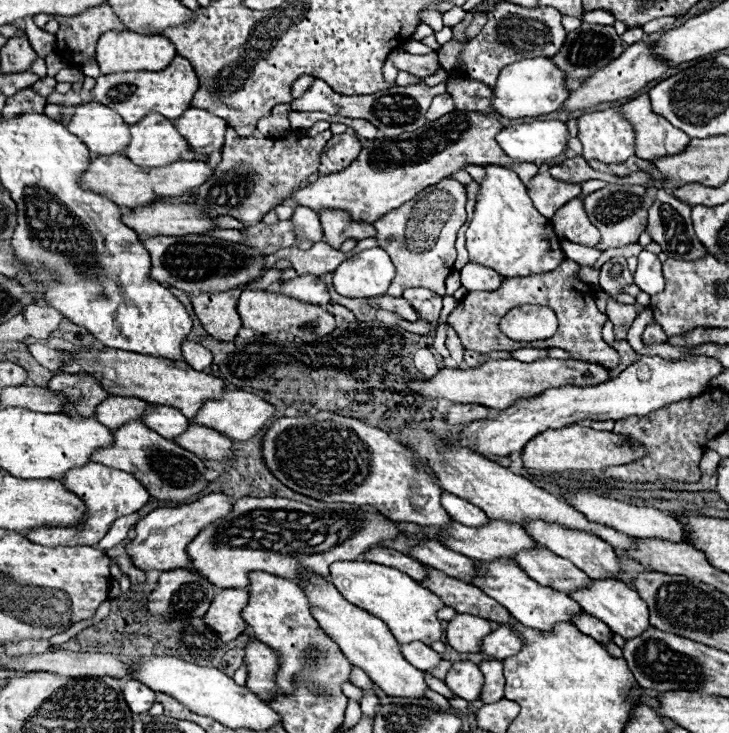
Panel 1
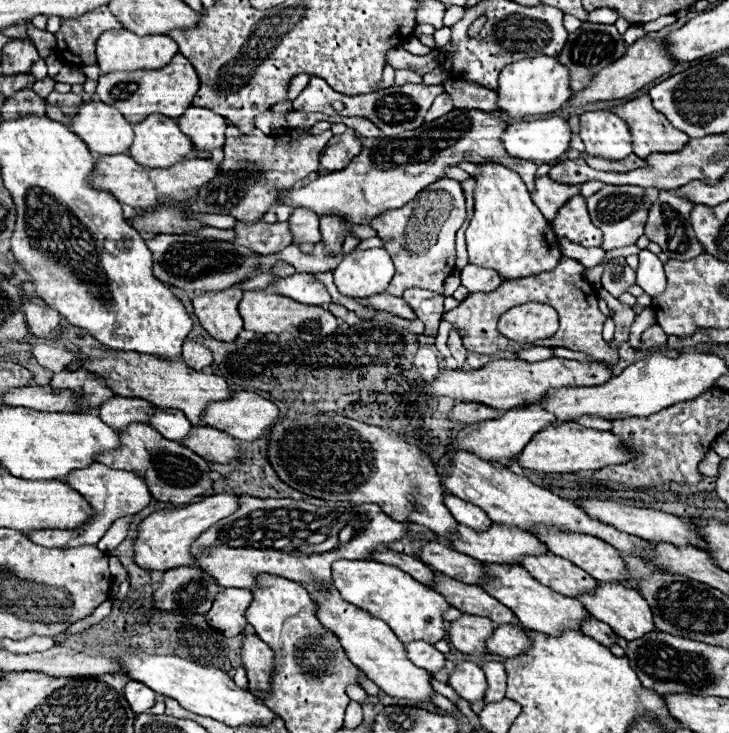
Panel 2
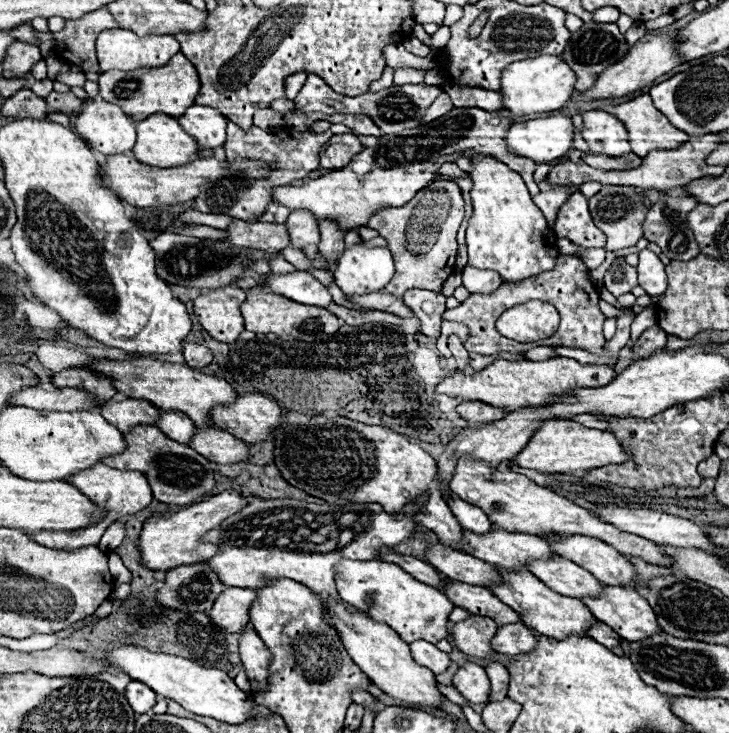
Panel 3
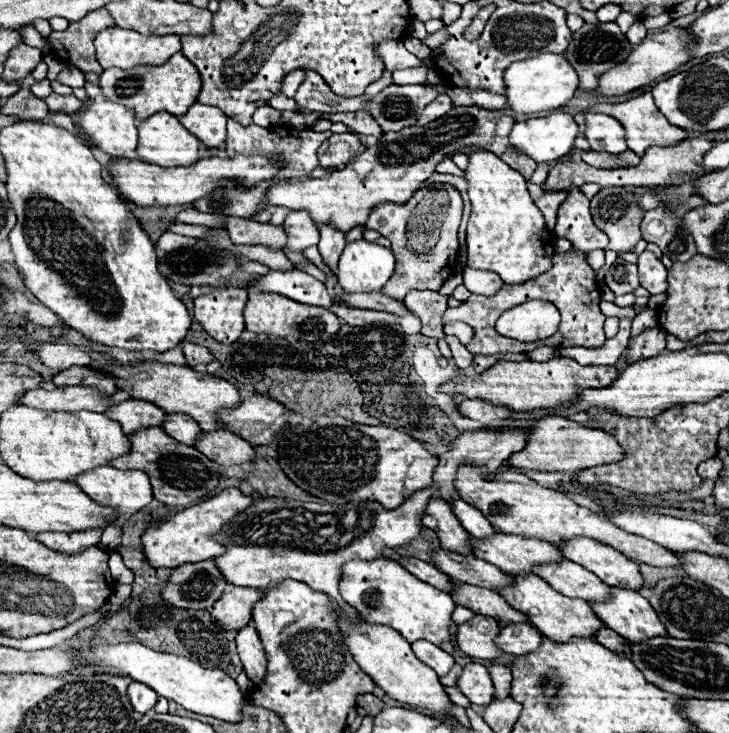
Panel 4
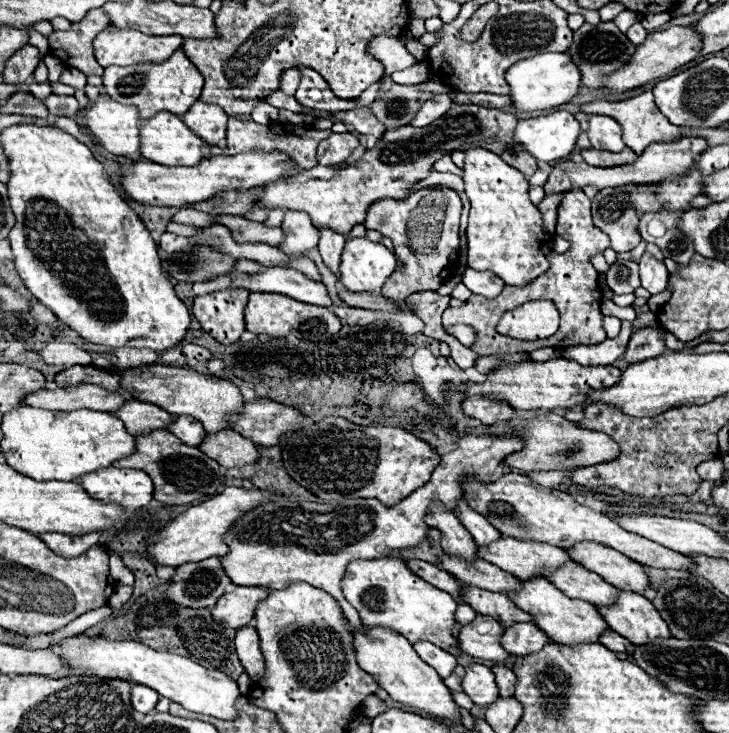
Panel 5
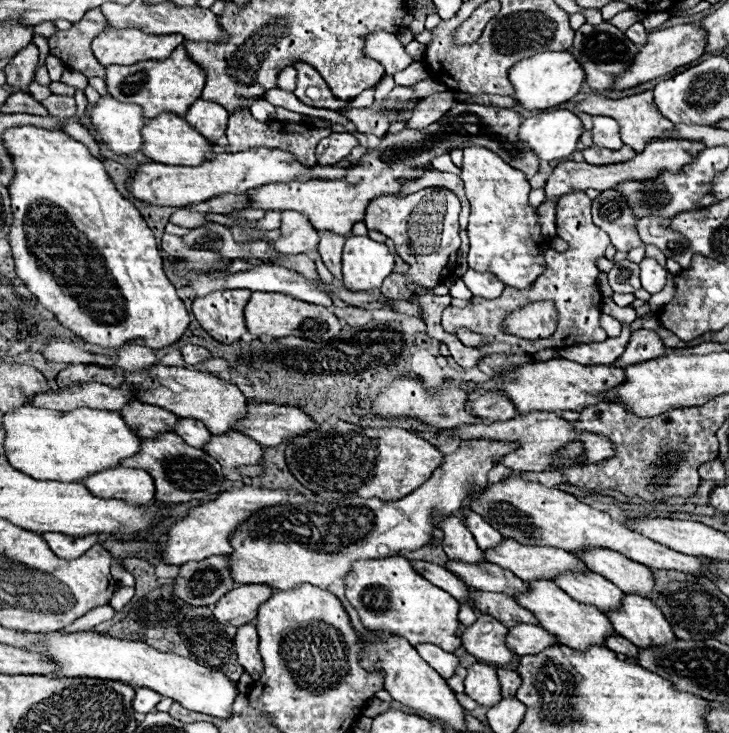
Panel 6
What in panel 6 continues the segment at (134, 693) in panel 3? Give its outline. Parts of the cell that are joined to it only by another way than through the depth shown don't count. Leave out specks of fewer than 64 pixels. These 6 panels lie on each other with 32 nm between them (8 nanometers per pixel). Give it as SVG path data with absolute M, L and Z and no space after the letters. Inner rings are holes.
M138 688L136 690L136 696L134 696L134 710L136 712L142 712L142 714L148 714L148 712L156 710L156 706L158 706L160 700L162 700L162 696L156 694L154 690Z

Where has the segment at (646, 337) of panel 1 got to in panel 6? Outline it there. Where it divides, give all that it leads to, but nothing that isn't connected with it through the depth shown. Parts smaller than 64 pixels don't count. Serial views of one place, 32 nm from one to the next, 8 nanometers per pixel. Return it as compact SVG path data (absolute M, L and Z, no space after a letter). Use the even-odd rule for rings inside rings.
M638 330L638 332L632 332L624 354L616 360L614 366L626 368L626 366L632 366L632 364L648 362L648 360L664 356L664 352L666 352L666 346L654 332Z

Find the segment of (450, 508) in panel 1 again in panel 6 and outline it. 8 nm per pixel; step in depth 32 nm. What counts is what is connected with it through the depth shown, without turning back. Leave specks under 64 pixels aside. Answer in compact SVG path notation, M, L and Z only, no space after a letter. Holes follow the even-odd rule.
M470 512L466 516L466 526L470 528L470 532L474 534L478 546L482 550L492 550L496 548L504 538L498 534L498 530L494 530L482 516L478 516L476 512Z

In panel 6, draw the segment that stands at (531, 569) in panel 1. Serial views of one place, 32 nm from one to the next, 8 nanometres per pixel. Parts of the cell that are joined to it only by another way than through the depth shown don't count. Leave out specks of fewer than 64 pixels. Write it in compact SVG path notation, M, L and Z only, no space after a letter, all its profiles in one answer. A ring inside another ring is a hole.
M586 572L586 574L562 574L554 580L570 598L596 606L598 610L616 610L622 606L624 592L608 582L604 576Z

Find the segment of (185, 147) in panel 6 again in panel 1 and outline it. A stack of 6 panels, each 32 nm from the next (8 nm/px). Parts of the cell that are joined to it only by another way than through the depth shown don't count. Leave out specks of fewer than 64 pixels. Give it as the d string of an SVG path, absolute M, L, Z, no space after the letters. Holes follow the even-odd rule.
M148 114L132 128L132 140L124 150L134 164L144 168L160 168L180 160L182 152L190 150L190 144L176 130L172 120L162 114Z

